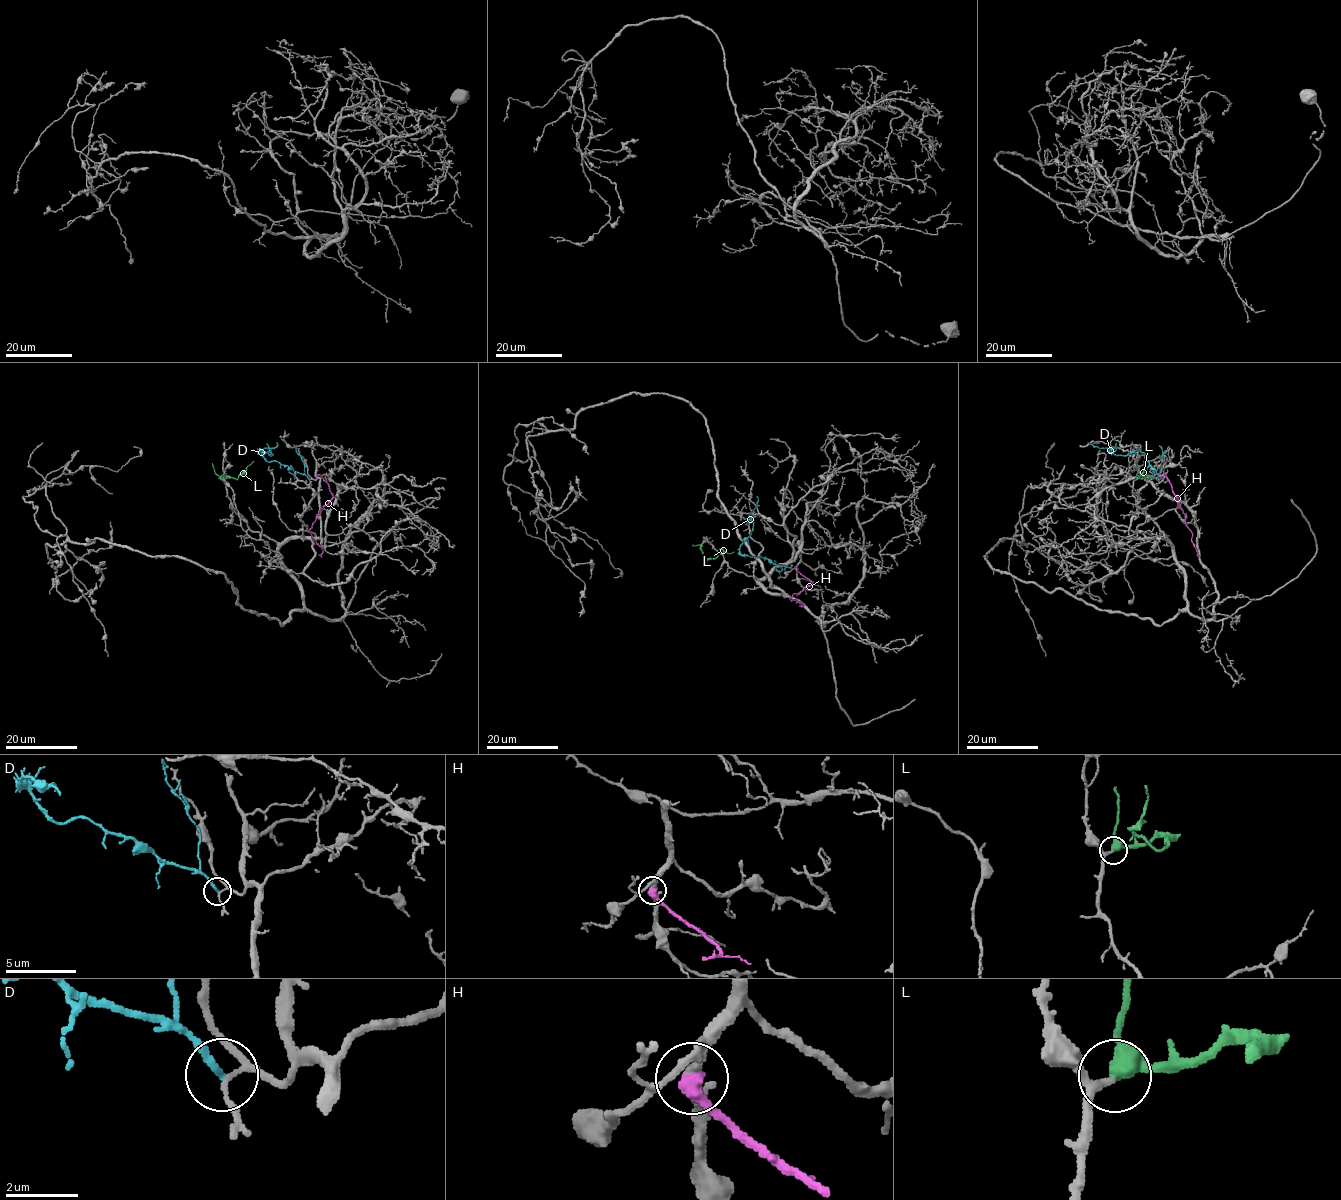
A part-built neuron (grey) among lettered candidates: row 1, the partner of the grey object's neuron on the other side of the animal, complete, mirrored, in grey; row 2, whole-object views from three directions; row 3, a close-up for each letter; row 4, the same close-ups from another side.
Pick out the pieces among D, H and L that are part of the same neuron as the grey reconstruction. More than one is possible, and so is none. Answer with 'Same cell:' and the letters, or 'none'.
Same cell: none

